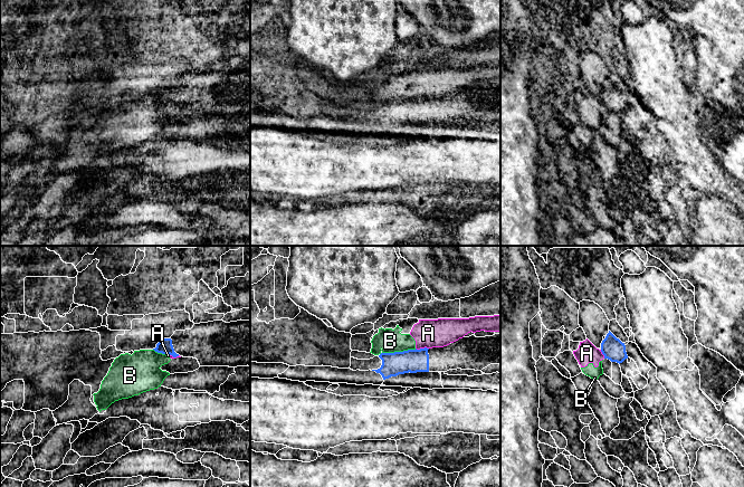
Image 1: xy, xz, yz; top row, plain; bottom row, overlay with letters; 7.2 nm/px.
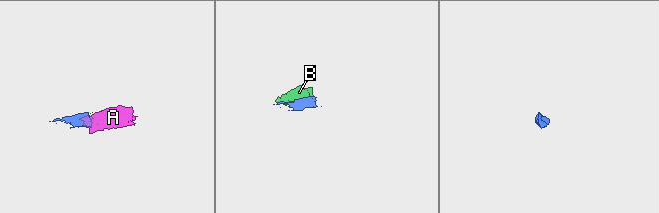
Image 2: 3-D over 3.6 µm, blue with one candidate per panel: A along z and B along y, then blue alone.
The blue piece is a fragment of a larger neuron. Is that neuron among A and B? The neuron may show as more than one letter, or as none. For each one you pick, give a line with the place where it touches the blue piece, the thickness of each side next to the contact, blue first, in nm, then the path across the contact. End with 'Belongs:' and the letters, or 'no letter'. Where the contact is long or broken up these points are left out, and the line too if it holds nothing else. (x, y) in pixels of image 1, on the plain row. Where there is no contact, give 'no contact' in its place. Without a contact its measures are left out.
Belongs: no letter

